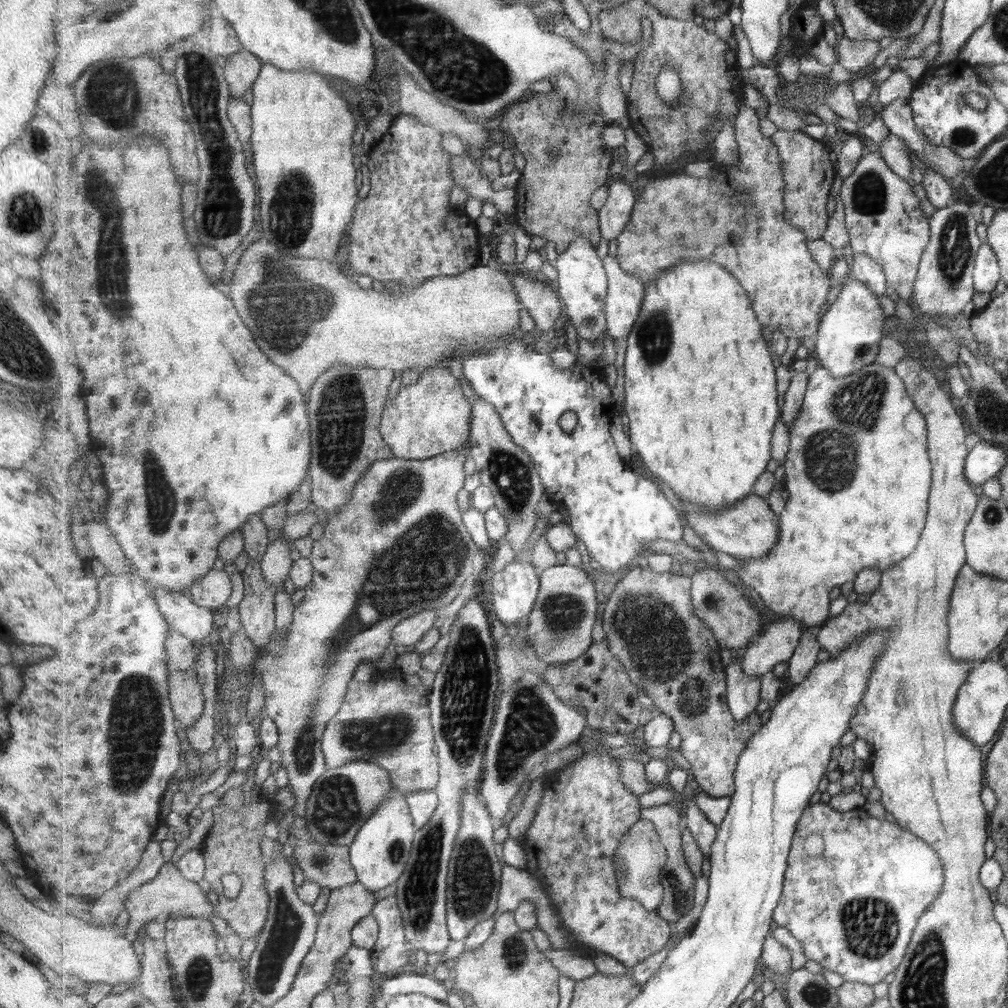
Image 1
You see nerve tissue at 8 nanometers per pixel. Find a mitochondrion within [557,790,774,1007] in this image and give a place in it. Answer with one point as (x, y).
(672, 882)

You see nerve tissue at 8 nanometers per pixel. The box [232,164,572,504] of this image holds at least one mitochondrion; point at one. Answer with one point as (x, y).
(286, 320)

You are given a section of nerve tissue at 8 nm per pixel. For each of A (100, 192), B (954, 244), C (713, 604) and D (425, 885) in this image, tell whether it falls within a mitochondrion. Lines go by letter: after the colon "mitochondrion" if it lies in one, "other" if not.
A: mitochondrion
B: mitochondrion
C: mitochondrion
D: mitochondrion

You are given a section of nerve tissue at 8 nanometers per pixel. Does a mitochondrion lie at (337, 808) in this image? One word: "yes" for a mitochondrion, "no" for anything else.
yes

